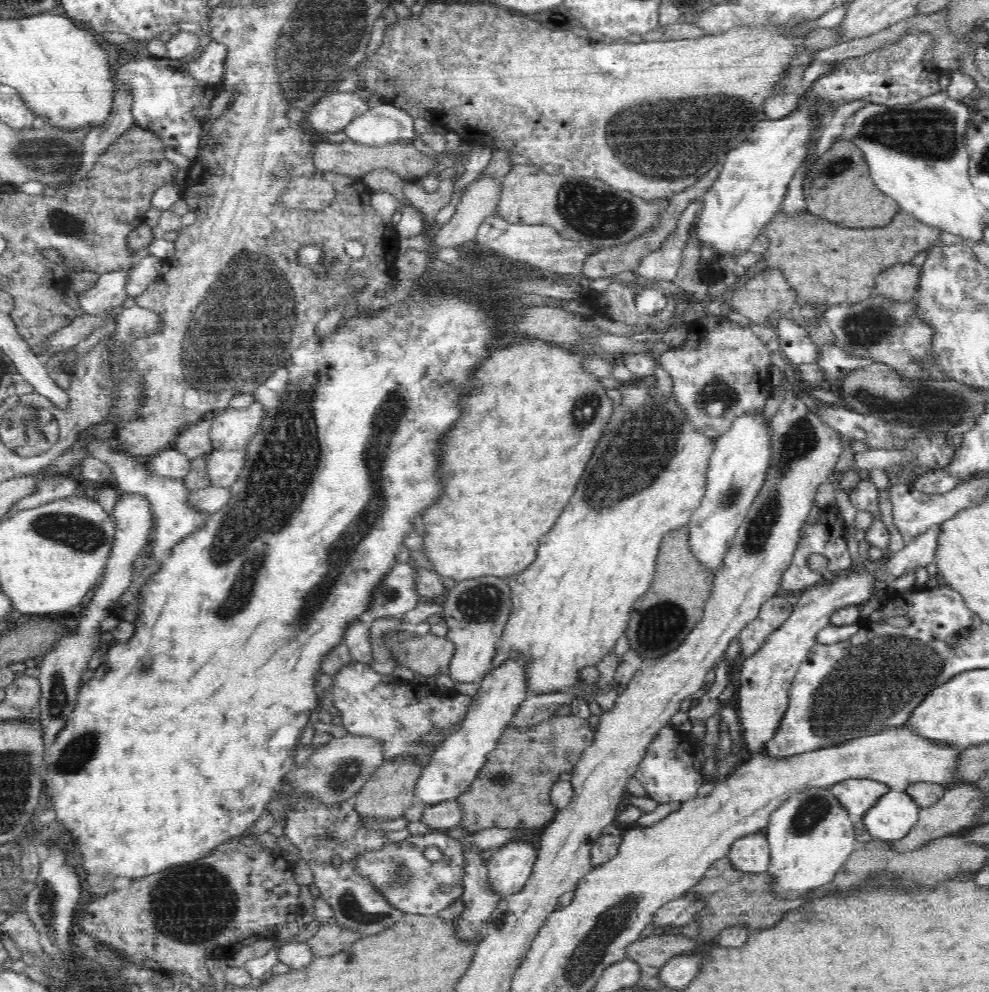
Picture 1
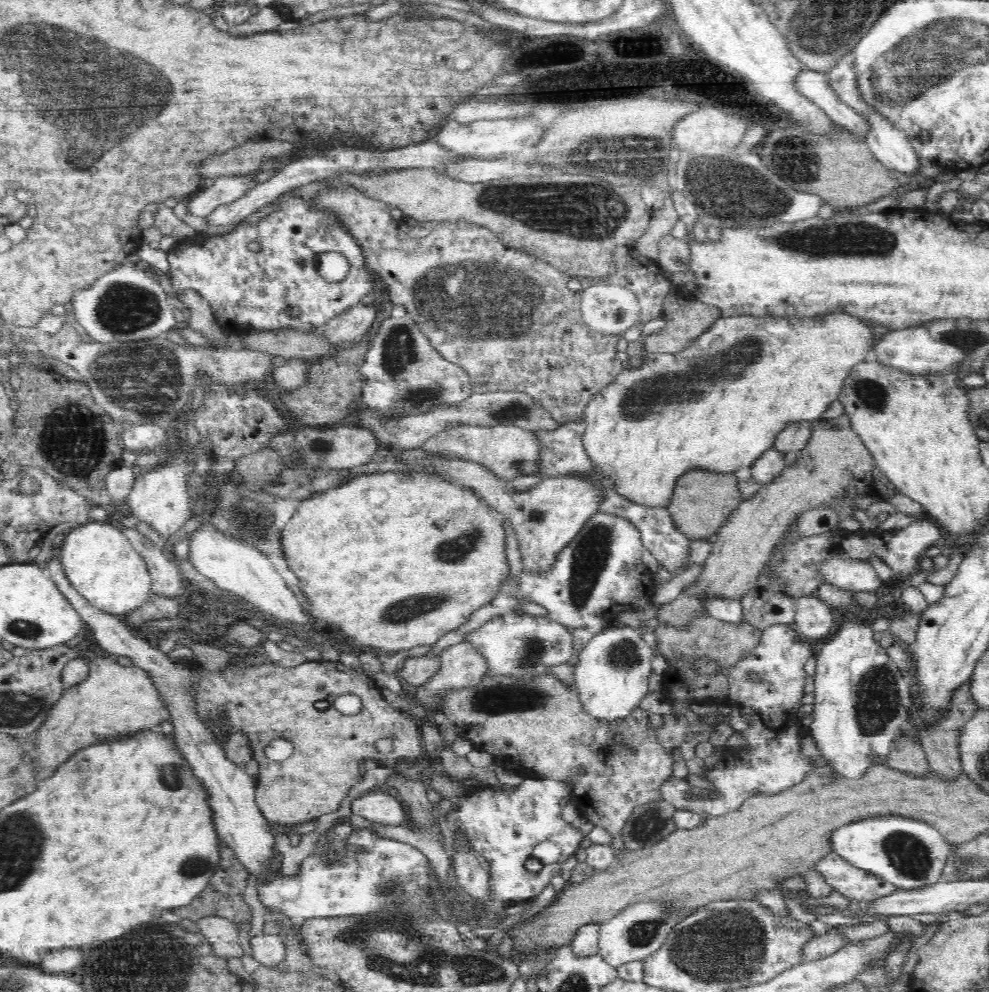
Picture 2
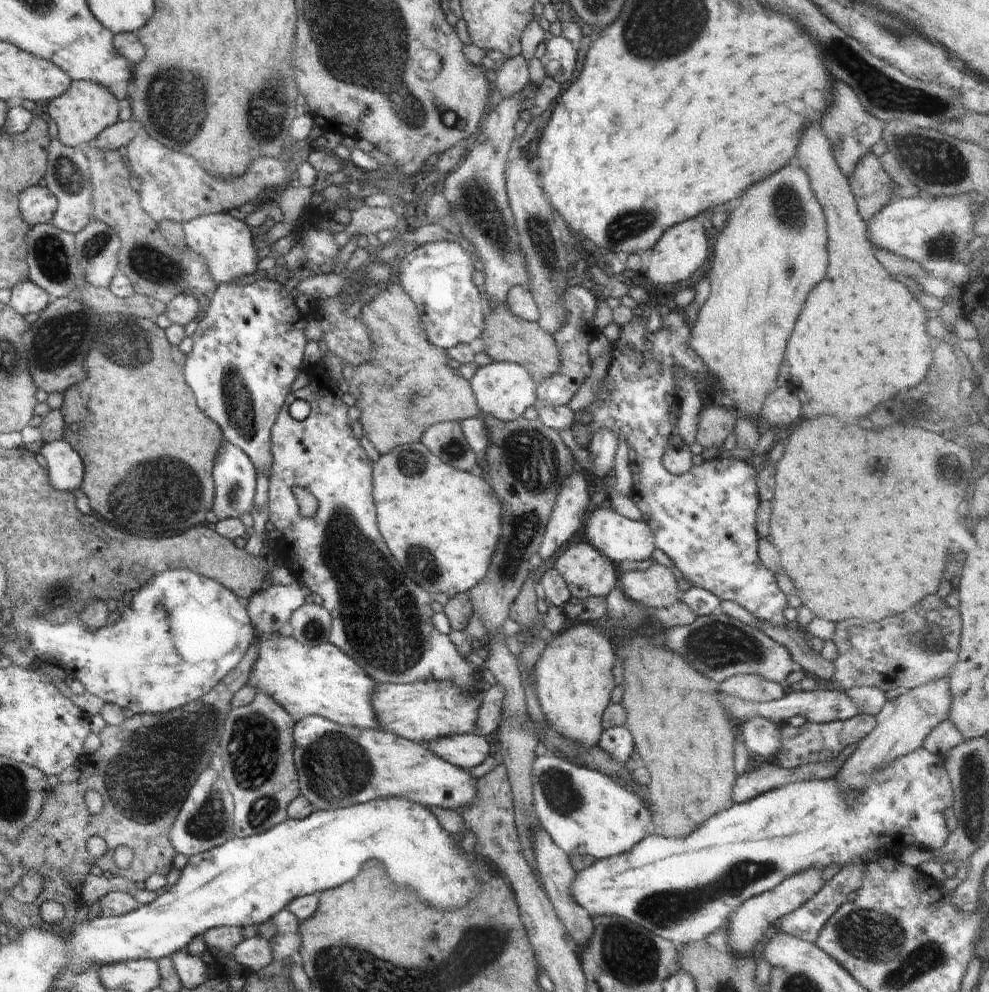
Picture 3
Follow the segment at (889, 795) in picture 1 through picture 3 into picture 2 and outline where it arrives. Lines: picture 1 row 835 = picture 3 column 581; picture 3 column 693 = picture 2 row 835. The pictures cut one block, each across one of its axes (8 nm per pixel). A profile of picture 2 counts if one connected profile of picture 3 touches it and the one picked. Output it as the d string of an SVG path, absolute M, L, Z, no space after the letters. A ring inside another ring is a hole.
M876 816L841 826L830 836L832 851L855 867L903 890L920 889L942 880L951 845L937 828L902 816Z

